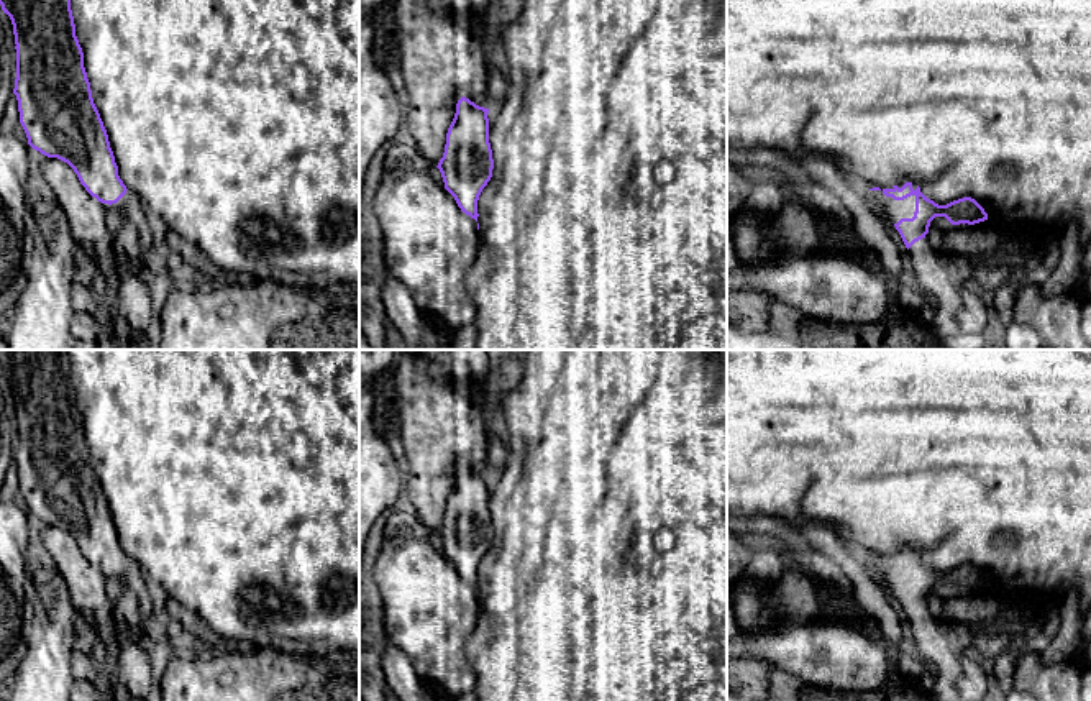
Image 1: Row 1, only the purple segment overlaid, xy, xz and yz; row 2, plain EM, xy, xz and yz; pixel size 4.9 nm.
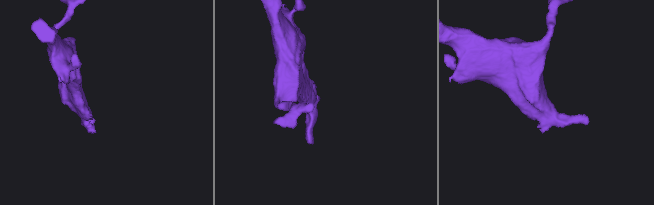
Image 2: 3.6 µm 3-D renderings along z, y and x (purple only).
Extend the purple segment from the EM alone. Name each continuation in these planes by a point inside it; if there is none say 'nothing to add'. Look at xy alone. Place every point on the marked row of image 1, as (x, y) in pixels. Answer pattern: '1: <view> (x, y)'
1: xy (125, 206)

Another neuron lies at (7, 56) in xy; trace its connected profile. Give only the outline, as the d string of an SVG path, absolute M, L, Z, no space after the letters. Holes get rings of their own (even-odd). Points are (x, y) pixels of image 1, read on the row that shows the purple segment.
M0 5L0 120L5 112L5 105L13 94L16 79L16 49L10 49L2 34L3 10Z

